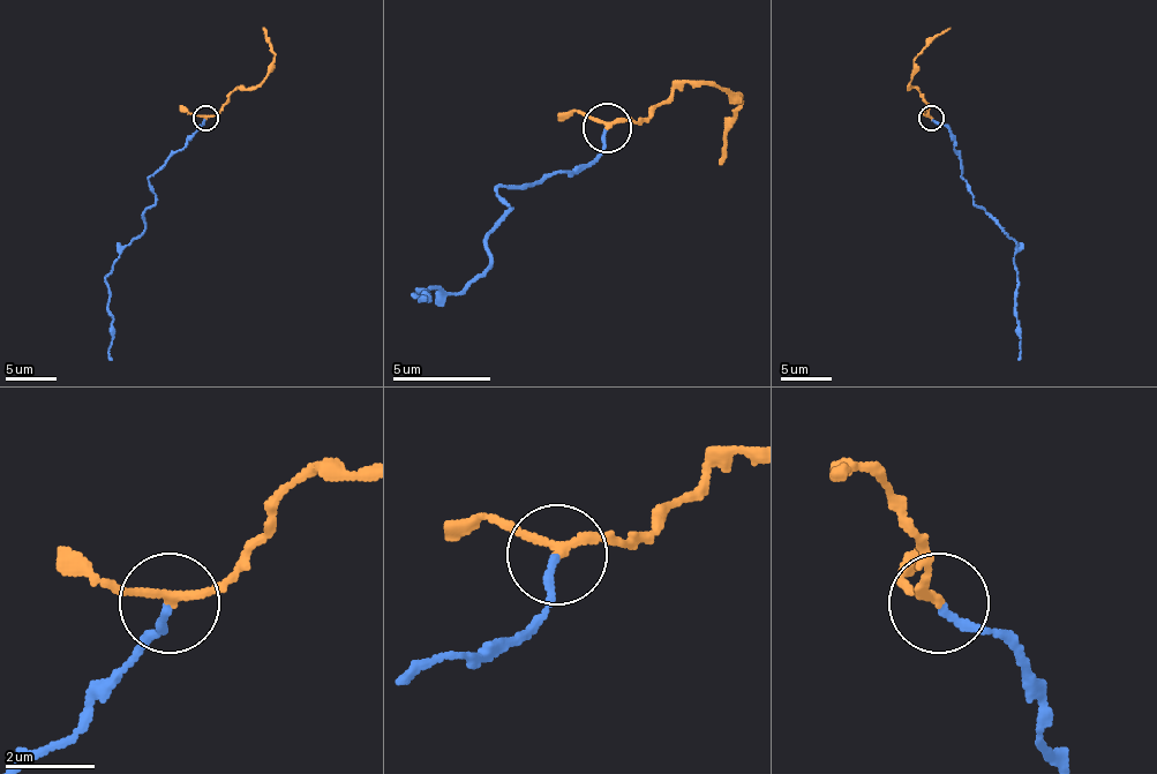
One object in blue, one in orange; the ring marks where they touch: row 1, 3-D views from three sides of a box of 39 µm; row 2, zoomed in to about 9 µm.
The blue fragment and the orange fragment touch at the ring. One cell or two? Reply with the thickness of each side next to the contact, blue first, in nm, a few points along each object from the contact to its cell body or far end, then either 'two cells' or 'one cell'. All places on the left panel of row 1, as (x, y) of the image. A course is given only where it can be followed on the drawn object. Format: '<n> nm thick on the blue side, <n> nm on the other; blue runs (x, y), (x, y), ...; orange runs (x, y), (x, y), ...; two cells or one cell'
190 nm thick on the blue side, 180 nm on the other; blue runs (204, 118), (197, 129), (149, 178), (153, 203), (144, 212), (144, 231), (124, 248), (106, 278), (111, 359); orange runs (204, 118), (215, 114), (234, 90), (255, 87), (264, 77), (272, 59), (262, 27); one cell

